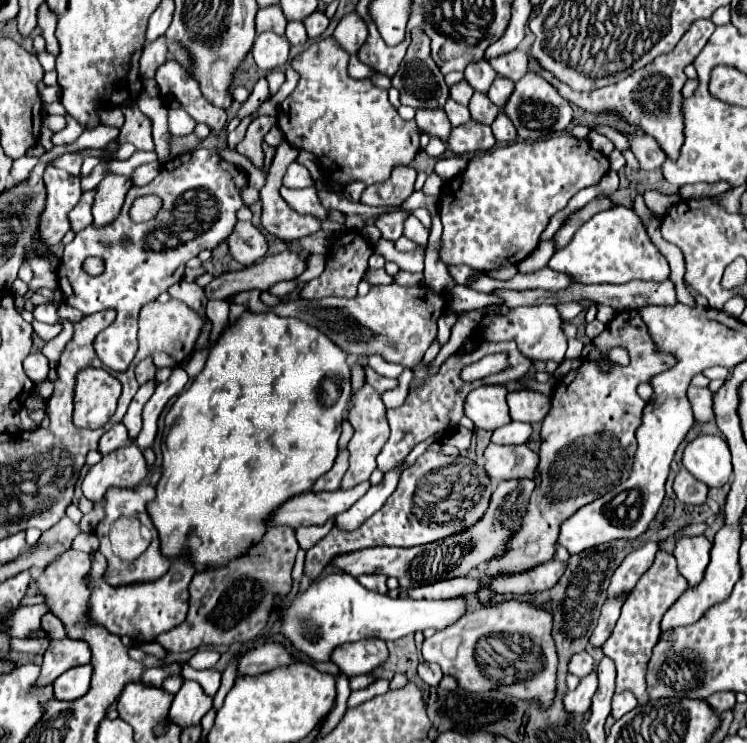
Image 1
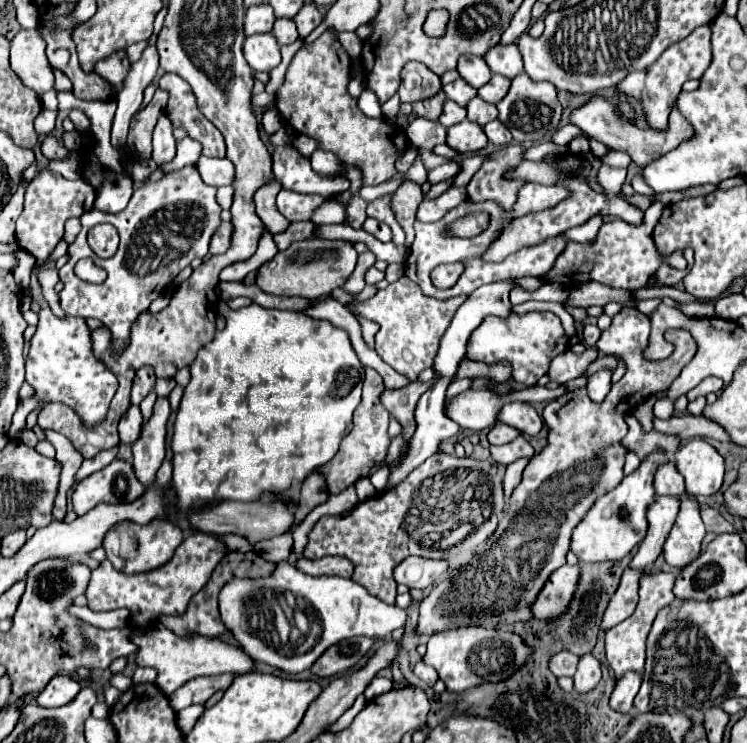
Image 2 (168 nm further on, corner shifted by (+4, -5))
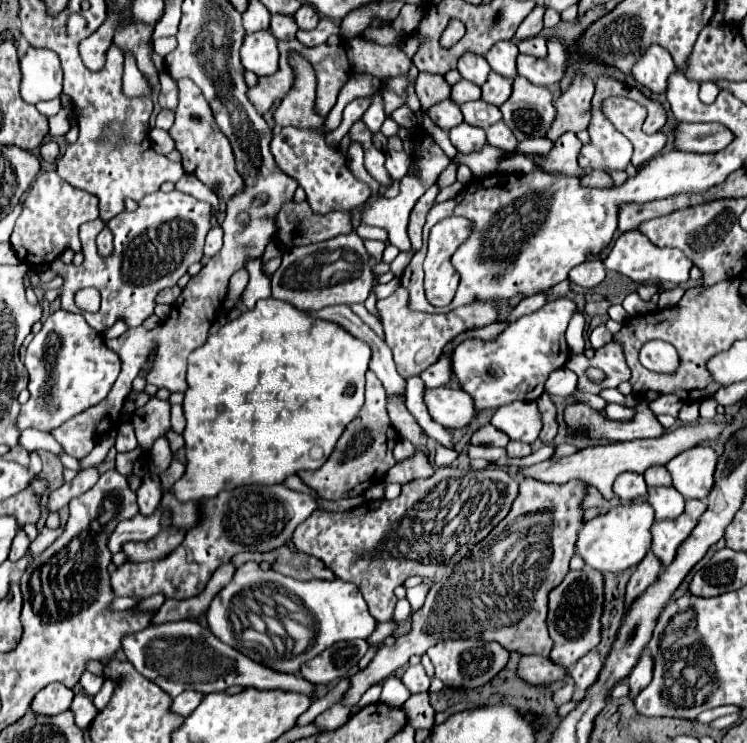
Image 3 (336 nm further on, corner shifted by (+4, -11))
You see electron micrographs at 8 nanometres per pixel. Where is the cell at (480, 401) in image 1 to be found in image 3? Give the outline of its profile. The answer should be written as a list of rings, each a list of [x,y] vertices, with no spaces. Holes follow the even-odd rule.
[[[424,389],[424,405],[430,417],[446,429],[464,429],[476,417],[472,397],[462,389]]]

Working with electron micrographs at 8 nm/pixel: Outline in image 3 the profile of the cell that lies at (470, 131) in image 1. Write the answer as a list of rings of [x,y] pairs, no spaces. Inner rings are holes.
[[[460,123],[458,127],[450,129],[450,141],[460,153],[474,153],[486,145],[486,133],[480,127],[472,127],[468,123]]]

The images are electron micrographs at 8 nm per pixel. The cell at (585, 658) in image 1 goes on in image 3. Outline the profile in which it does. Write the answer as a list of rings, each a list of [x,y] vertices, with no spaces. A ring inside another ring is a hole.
[[[522,655],[518,663],[518,675],[532,685],[542,685],[564,679],[566,669],[542,655]]]

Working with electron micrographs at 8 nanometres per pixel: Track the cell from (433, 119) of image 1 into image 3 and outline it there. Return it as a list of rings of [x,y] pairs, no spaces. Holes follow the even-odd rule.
[[[420,73],[416,79],[416,95],[422,101],[422,111],[428,111],[434,103],[440,103],[450,97],[450,85],[442,75]]]

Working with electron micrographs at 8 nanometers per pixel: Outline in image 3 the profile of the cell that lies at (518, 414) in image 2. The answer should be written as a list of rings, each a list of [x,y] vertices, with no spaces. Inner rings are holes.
[[[536,401],[508,403],[504,407],[498,407],[490,423],[496,425],[506,435],[510,435],[510,439],[522,441],[522,443],[534,443],[542,429]]]

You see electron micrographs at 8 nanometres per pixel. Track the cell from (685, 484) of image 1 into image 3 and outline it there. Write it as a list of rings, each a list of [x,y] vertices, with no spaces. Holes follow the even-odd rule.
[[[648,467],[644,477],[646,477],[648,487],[660,487],[660,485],[668,487],[668,485],[672,485],[672,477],[668,475],[666,467]]]

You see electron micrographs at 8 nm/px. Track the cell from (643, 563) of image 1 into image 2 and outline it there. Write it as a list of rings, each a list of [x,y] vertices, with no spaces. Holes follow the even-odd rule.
[[[658,497],[654,505],[648,509],[648,533],[644,541],[640,543],[638,553],[632,557],[628,569],[648,569],[656,561],[656,557],[662,553],[662,545],[674,525],[676,513],[678,513],[680,501],[676,497]]]

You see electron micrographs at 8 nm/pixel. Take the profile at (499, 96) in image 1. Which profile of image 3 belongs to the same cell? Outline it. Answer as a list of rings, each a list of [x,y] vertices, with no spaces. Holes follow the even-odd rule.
[[[490,73],[486,83],[482,85],[482,99],[500,107],[512,93],[512,79],[500,75],[500,73]]]

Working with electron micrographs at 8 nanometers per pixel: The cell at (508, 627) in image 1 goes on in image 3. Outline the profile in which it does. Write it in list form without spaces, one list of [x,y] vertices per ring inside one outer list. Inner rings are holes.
[[[440,641],[434,647],[428,649],[428,657],[436,669],[436,677],[446,687],[458,687],[458,689],[476,689],[486,685],[502,667],[508,663],[510,653],[500,643],[488,643],[488,641]]]

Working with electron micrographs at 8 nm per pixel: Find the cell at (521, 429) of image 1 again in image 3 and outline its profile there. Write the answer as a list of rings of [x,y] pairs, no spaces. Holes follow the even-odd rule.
[[[484,425],[472,435],[472,445],[496,445],[496,447],[506,447],[508,445],[508,435],[498,431],[492,425]]]

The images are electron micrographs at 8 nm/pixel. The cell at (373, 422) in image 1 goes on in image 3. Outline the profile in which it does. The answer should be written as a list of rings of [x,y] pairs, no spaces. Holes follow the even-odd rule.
[[[368,371],[366,373],[366,401],[364,401],[360,413],[356,415],[356,419],[352,419],[352,423],[348,423],[348,427],[340,435],[340,439],[338,439],[332,455],[326,459],[326,463],[316,471],[300,471],[298,477],[304,481],[304,485],[314,489],[318,493],[318,497],[322,497],[322,499],[328,497],[326,501],[338,501],[344,497],[362,495],[368,487],[372,487],[372,483],[380,483],[384,479],[386,471],[396,465],[396,461],[392,457],[392,449],[398,439],[400,439],[400,435],[392,427],[388,413],[386,413],[384,387],[382,387],[380,379],[376,379],[376,375],[372,375],[372,371]]]

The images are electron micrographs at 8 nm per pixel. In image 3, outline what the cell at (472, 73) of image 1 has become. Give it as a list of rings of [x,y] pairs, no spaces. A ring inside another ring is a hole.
[[[464,53],[458,61],[458,71],[466,81],[472,81],[474,85],[484,85],[488,79],[488,73],[492,71],[488,61],[482,55],[476,53]]]

